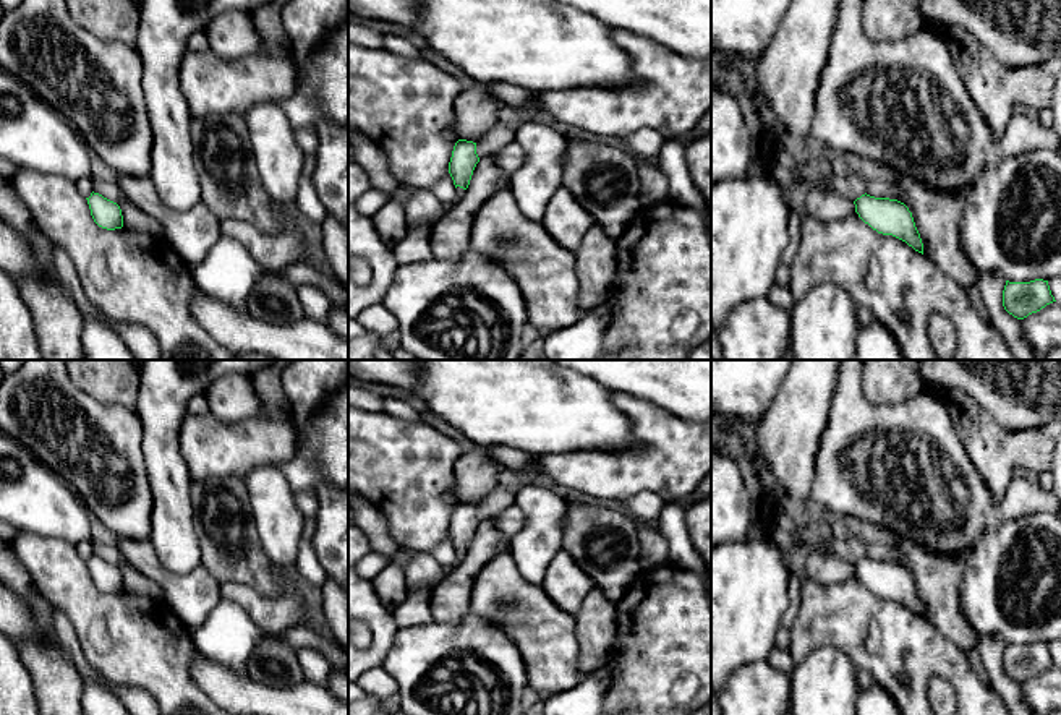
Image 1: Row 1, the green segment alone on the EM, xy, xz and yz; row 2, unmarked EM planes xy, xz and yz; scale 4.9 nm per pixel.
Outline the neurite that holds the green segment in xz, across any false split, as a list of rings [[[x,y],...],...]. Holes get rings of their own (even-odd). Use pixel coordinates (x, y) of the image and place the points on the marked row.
[[[458,139],[454,146],[452,157],[449,162],[449,173],[454,180],[455,188],[468,188],[473,170],[479,157],[476,154],[476,143]]]

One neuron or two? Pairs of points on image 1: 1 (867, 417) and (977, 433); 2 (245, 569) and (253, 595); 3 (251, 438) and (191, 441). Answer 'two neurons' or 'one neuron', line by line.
1: two neurons
2: two neurons
3: one neuron

